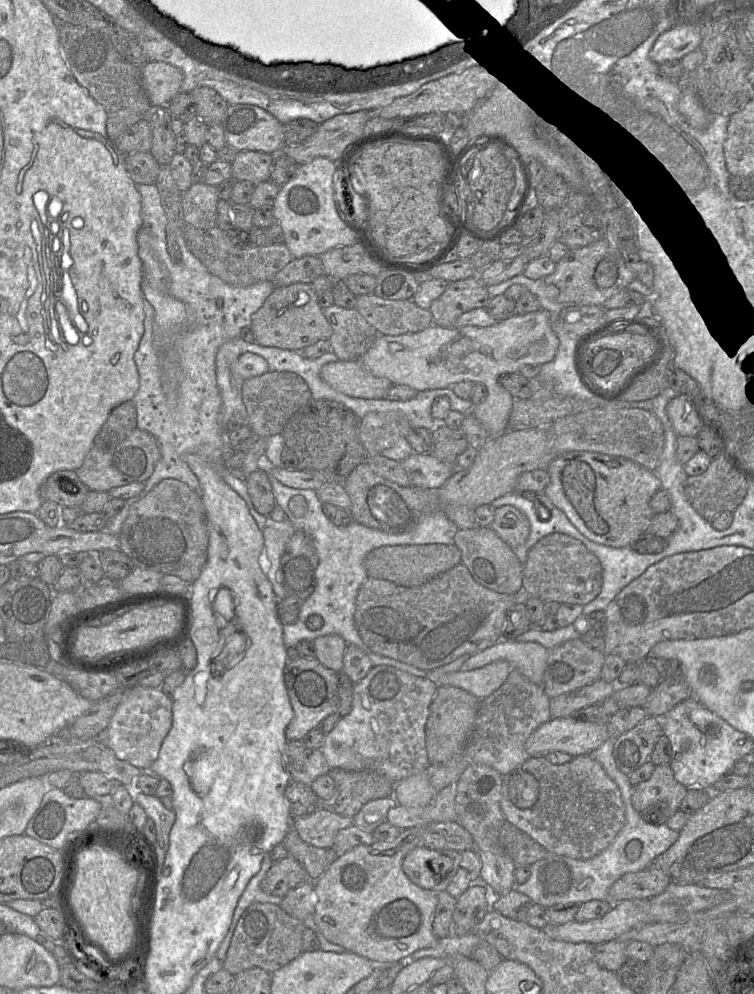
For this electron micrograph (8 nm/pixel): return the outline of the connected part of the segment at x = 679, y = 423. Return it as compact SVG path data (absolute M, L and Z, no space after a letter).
M676 395L667 404L666 412L677 436L697 437L704 427L687 396Z

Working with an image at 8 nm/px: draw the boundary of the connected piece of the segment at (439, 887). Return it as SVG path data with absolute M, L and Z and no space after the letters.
M419 846L403 859L406 876L417 886L433 892L446 891L455 876L461 853L454 850L435 850Z

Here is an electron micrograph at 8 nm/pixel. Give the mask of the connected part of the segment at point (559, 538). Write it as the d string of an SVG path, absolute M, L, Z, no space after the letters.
M553 533L540 539L530 549L523 566L522 589L526 597L584 606L601 592L603 570L599 559L567 534Z

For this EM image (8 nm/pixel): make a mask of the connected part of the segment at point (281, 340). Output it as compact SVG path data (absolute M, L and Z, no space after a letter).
M305 283L275 288L252 315L250 327L256 344L298 352L319 340L328 340L332 334L332 328L317 302L317 293Z

